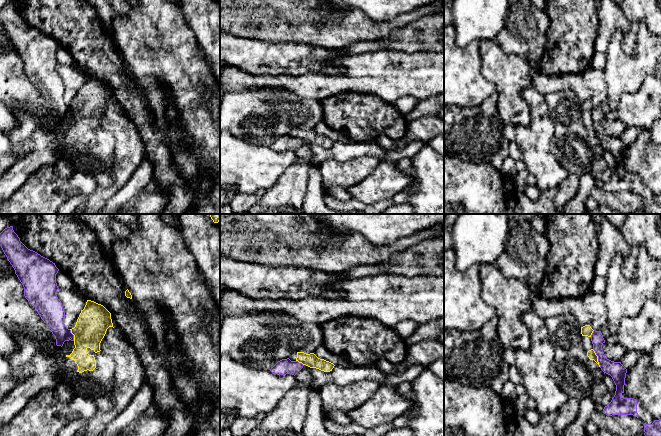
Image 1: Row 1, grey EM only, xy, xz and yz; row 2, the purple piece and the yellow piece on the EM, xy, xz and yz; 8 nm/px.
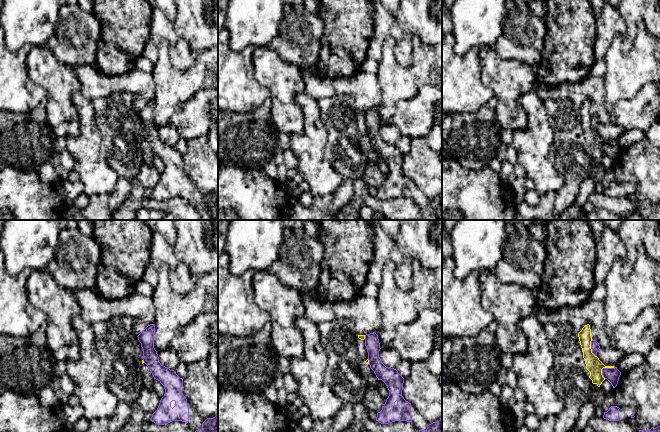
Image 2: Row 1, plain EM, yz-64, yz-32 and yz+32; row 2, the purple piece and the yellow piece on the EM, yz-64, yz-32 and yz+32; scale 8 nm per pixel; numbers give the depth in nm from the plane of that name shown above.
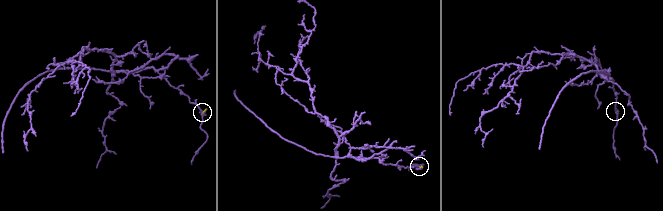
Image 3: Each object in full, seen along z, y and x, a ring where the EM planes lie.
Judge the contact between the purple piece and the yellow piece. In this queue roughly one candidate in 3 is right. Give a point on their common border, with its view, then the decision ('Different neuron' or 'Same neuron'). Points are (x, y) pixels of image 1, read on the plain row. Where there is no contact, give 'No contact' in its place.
Touches purple at yz (598, 134). Different neuron

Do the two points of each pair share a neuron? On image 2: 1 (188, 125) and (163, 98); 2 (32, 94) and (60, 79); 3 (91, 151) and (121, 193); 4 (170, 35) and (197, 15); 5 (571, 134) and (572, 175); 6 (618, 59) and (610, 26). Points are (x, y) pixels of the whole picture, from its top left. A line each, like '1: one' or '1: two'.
1: two
2: two
3: two
4: two
5: one
6: two

